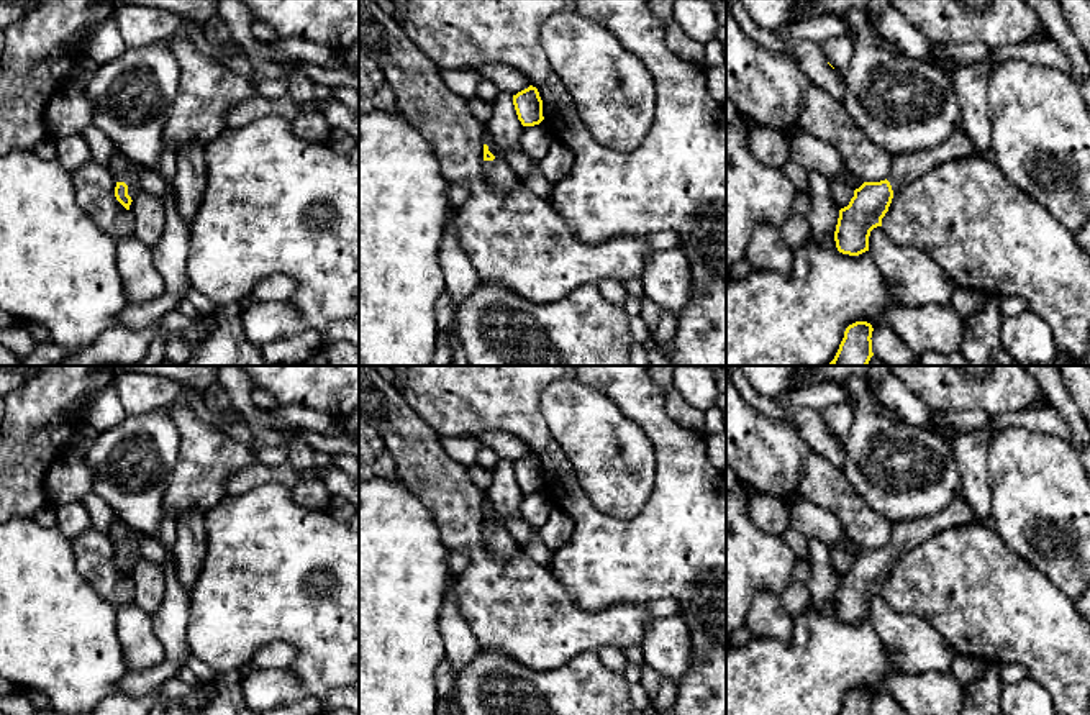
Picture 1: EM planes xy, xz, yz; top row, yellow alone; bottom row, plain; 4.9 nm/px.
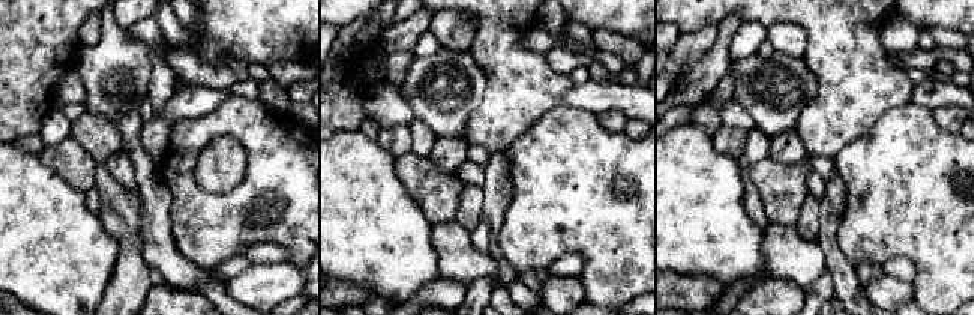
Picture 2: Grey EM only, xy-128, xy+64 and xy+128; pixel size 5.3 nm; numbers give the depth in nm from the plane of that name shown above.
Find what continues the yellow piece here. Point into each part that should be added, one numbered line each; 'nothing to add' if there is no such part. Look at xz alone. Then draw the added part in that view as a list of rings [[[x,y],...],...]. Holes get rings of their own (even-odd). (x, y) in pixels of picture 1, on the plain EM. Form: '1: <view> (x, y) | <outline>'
1: xz (497, 540) | [[[495,525],[493,528],[484,528],[482,540],[485,548],[500,558],[513,558],[521,553],[523,548],[516,544],[508,530],[502,525]]]

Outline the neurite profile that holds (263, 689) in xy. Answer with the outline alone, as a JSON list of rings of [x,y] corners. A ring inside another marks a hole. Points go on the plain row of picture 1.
[[[292,667],[254,669],[241,679],[241,692],[256,715],[310,697]]]

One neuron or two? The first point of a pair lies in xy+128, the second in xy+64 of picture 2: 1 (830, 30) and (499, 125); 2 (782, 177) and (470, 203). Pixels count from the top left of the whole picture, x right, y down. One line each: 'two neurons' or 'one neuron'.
1: one neuron
2: two neurons

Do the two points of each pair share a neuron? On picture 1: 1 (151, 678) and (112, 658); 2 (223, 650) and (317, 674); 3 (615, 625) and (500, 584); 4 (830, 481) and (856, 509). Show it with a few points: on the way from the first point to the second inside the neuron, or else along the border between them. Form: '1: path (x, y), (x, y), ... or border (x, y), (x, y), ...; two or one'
1: border (128, 669), (117, 691); two
2: path (249, 632), (289, 632), (305, 648); one
3: path (587, 625), (566, 625), (528, 587); one
4: path (835, 487), (849, 502); one

